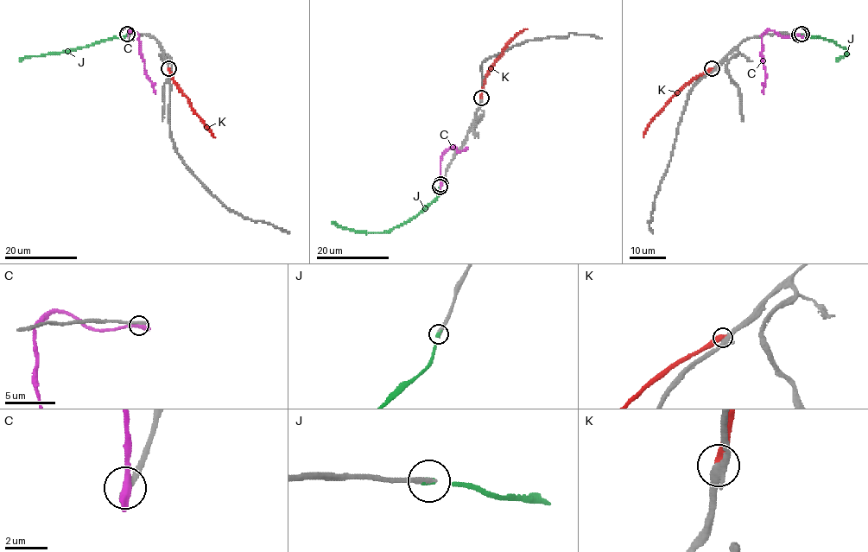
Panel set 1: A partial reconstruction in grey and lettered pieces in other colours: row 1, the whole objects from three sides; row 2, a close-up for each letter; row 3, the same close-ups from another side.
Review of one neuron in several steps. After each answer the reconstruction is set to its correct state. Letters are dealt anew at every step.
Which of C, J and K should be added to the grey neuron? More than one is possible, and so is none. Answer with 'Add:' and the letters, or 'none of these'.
Add: J

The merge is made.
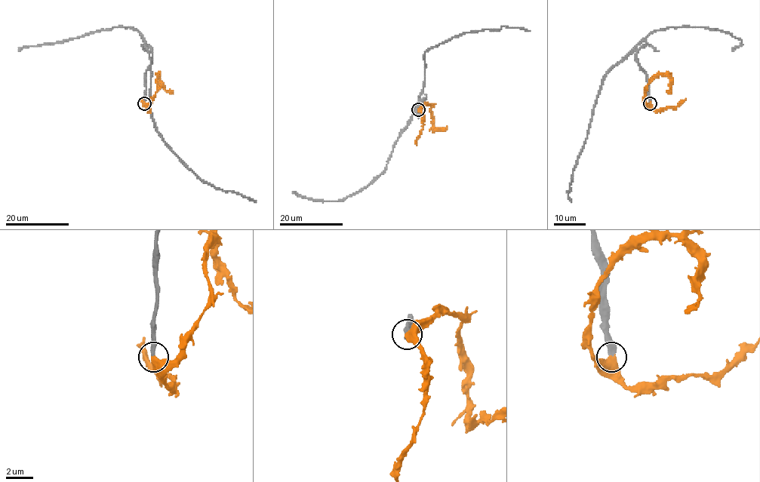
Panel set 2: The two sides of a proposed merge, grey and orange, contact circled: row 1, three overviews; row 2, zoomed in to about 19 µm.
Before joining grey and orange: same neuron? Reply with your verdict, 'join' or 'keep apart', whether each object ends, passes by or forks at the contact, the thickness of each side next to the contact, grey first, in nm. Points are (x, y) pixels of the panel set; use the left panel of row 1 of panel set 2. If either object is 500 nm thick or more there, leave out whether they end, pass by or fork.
join; 360 nm thick on the grey side, 600 nm on the other

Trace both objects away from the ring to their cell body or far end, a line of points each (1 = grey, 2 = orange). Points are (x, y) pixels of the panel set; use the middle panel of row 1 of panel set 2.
1: (419, 109), (426, 96), (420, 105), (424, 53), (429, 48), (463, 33), (504, 26), (529, 31)
2: (419, 109), (425, 105), (432, 106), (435, 130), (444, 130), (447, 126)

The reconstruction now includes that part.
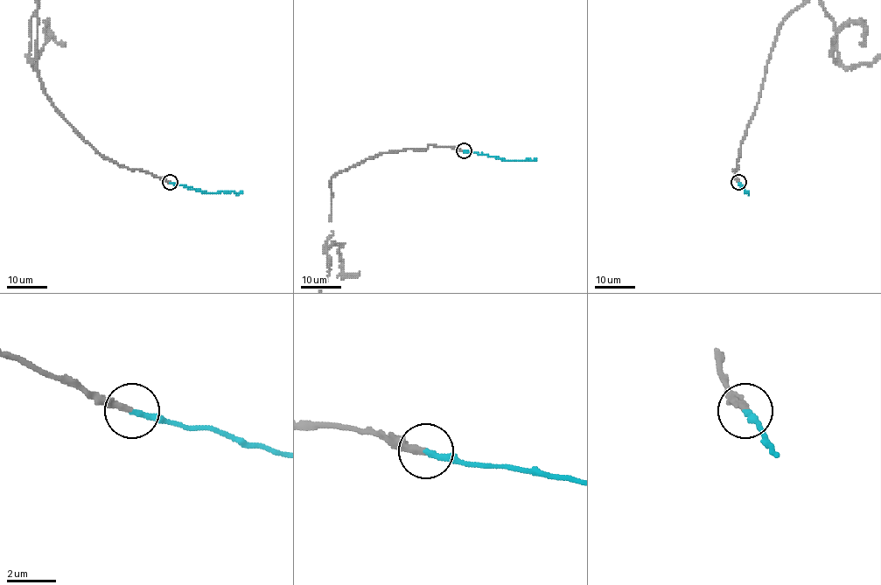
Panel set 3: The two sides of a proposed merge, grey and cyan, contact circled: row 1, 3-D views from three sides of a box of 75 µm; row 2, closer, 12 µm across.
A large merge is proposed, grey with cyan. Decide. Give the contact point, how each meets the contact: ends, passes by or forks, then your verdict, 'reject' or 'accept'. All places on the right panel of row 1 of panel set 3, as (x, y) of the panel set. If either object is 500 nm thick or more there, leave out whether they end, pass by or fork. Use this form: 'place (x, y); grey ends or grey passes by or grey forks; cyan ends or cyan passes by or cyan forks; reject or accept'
place (738, 182); grey ends; cyan ends; accept

